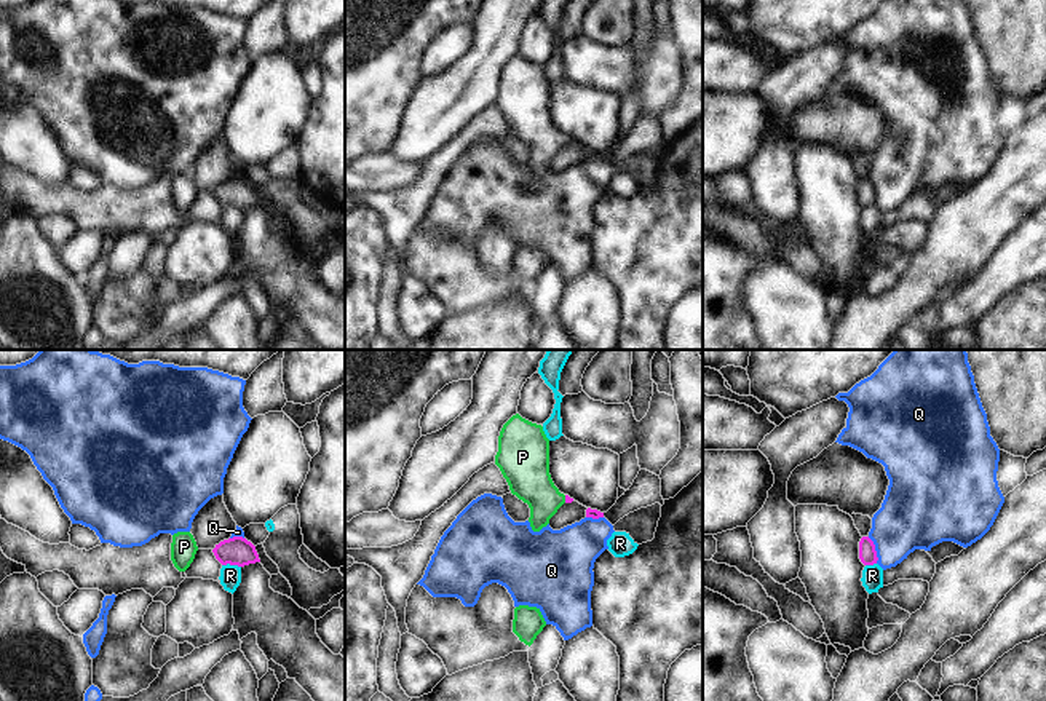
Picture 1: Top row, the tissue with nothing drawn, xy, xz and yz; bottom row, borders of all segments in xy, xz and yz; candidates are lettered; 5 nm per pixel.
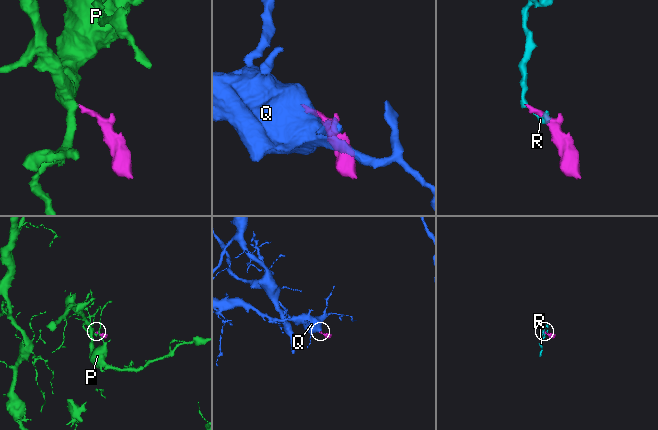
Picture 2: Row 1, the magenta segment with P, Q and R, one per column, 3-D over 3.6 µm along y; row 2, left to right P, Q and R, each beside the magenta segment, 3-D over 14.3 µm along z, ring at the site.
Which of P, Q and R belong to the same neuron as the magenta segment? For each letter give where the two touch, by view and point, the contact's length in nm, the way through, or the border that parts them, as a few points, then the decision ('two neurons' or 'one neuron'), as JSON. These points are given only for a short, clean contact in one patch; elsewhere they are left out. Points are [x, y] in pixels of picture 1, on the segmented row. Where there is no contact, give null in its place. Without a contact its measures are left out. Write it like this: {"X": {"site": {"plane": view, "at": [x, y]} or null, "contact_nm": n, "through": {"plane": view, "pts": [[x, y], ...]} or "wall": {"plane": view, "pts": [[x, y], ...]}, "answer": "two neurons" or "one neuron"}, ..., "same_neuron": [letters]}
{"P": {"site": {"plane": "xz", "at": [566, 499]}, "contact_nm": 40, "through": {"plane": "xz", "pts": [[567, 499], [566, 499], [554, 499], [526, 470]]}, "answer": "one neuron"}, "Q": {"site": {"plane": "yz", "at": [874, 550]}, "contact_nm": 140, "wall": {"plane": "yz", "pts": [[867, 537], [874, 545], [877, 562]]}, "answer": "two neurons"}, "R": {"site": {"plane": "xy", "at": [232, 564]}, "contact_nm": 100, "wall": {"plane": "xy", "pts": [[222, 564], [237, 564], [240, 567]]}, "answer": "two neurons"}, "same_neuron": ["P"]}

